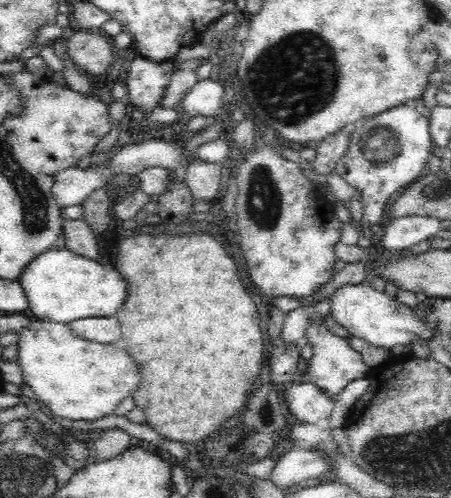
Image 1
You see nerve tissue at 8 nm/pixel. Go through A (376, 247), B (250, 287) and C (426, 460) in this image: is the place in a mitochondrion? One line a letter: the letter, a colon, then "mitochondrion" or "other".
A: other
B: other
C: mitochondrion

